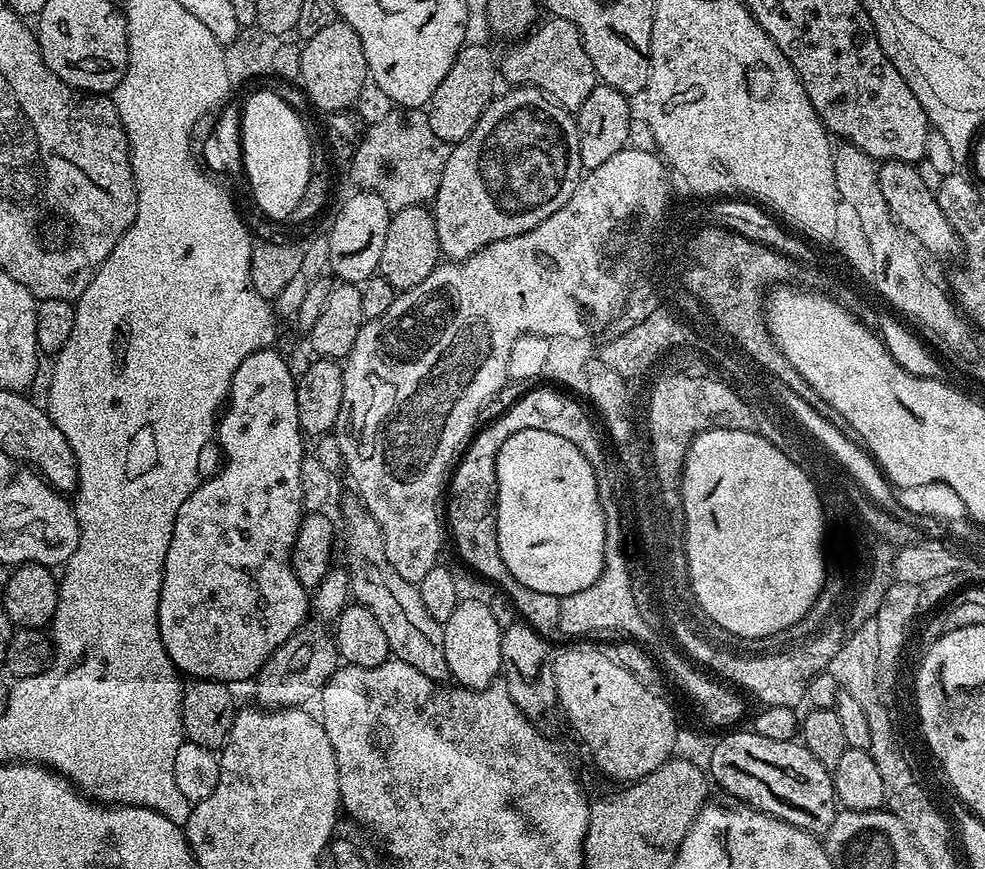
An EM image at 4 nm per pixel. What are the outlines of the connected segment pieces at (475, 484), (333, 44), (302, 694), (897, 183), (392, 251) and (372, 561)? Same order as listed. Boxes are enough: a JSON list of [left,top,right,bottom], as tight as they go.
[[446,388,612,588],[299,18,369,114],[254,623,338,708],[878,160,962,256],[378,204,441,293],[342,495,449,682]]

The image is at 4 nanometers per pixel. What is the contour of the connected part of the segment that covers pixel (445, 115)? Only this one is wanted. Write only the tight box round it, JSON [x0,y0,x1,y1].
[426,43,498,146]

